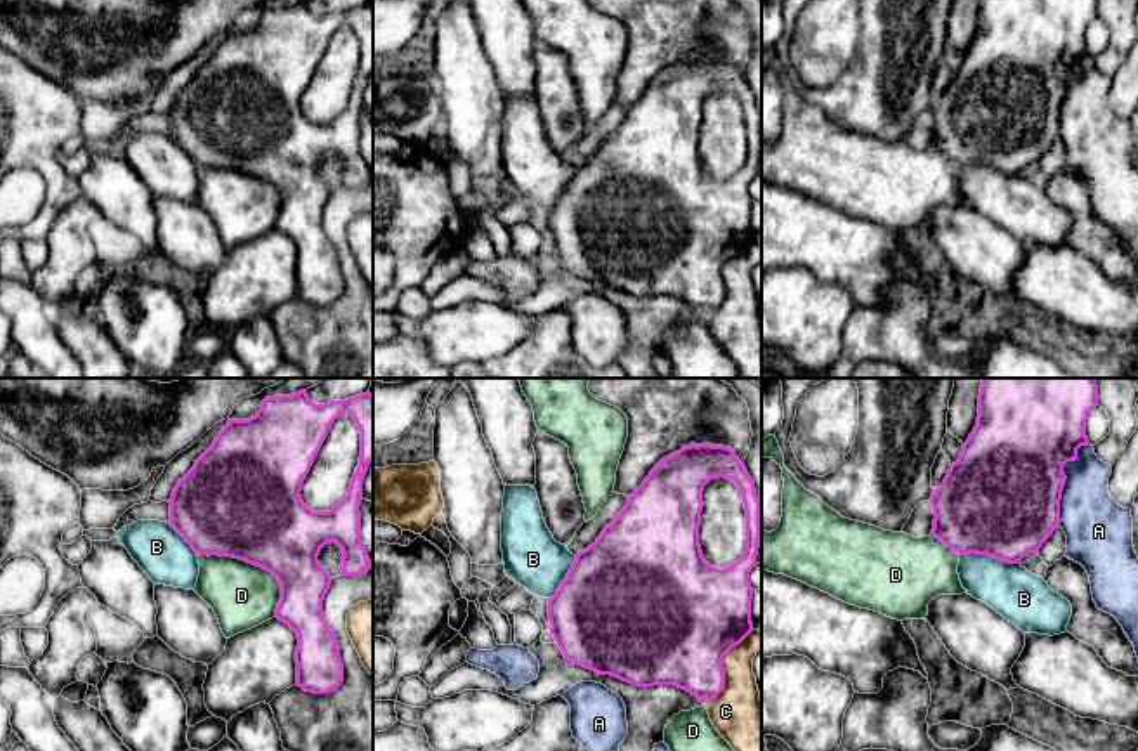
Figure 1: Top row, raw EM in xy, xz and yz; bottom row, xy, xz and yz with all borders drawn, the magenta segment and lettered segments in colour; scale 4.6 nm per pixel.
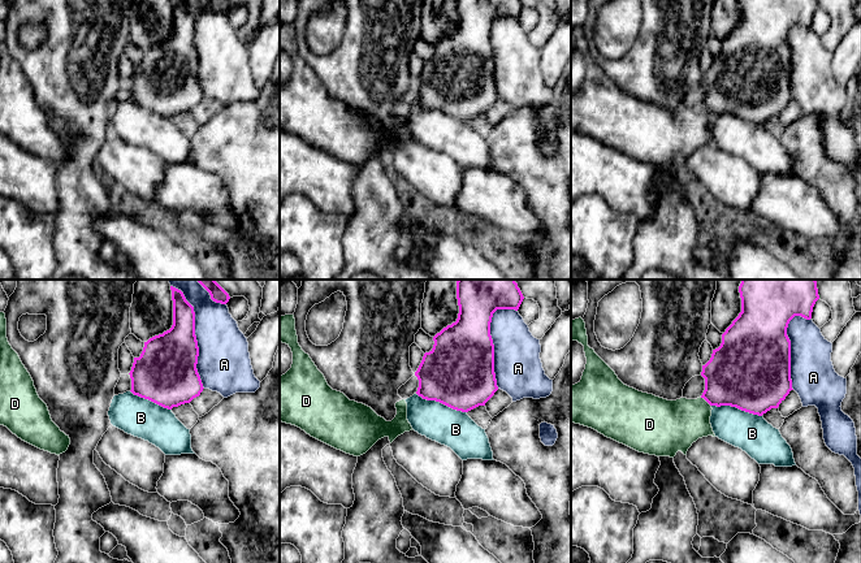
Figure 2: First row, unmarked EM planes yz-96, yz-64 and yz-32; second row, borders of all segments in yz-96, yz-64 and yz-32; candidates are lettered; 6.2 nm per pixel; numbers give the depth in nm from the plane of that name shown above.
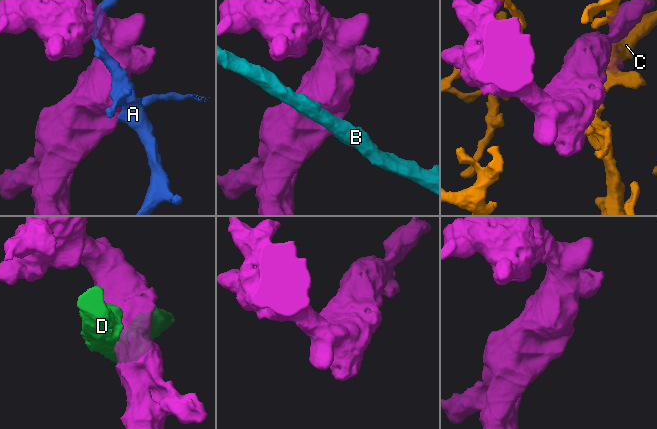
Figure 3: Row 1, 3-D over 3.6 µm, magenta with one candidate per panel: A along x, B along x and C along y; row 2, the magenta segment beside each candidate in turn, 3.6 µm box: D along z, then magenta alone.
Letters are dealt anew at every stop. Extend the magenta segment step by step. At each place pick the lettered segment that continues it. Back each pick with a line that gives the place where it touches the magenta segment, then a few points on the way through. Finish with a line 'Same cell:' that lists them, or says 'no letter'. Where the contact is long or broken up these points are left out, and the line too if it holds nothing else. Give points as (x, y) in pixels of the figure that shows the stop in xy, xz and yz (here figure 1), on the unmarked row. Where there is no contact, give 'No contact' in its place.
B: Touches magenta at yz (989, 167)
Same cell: B

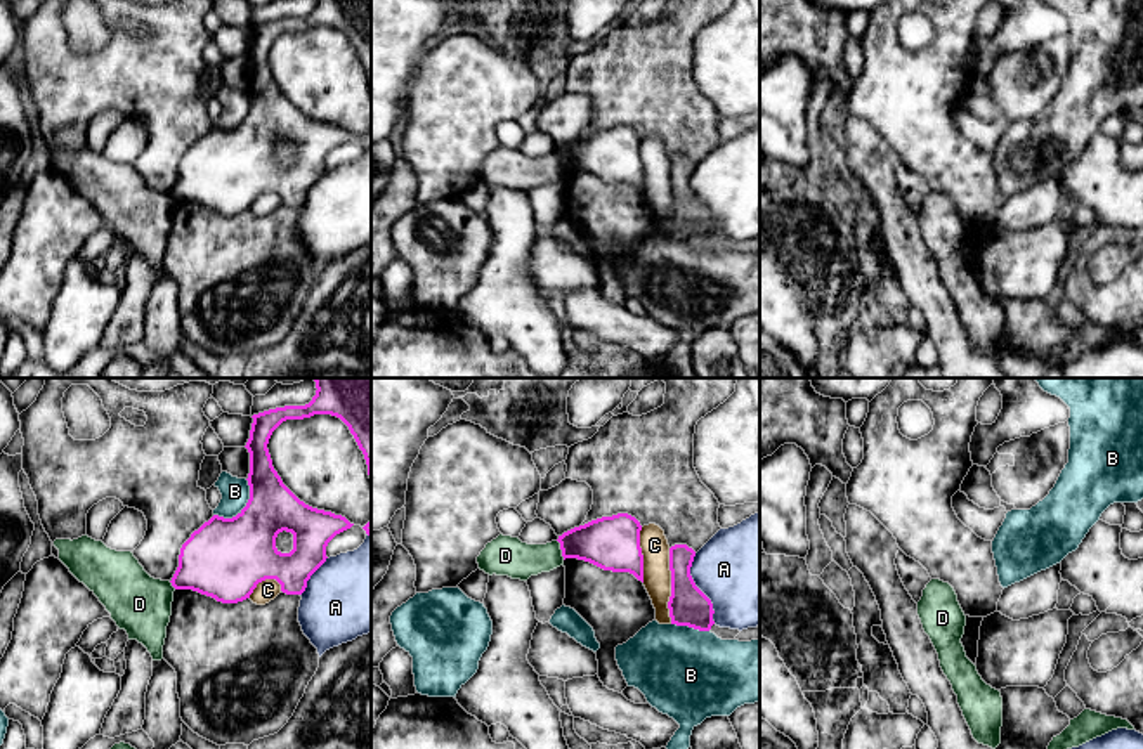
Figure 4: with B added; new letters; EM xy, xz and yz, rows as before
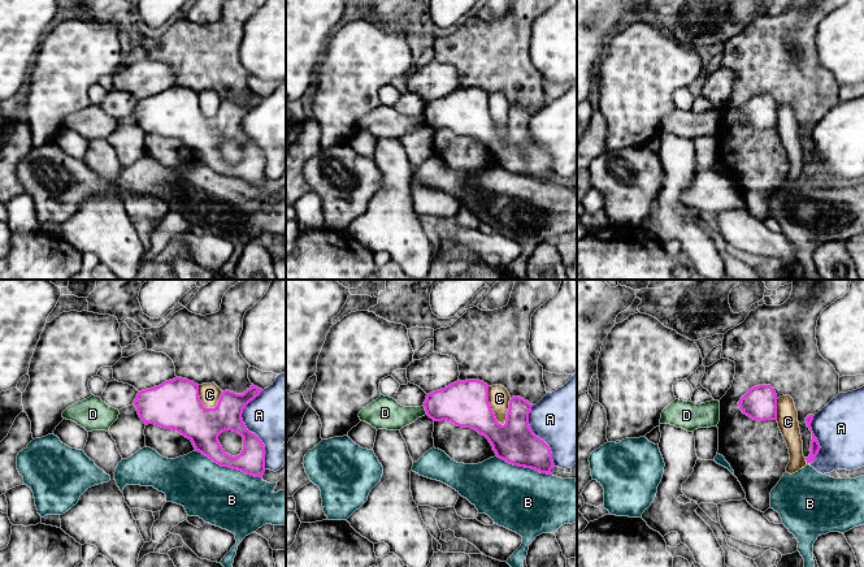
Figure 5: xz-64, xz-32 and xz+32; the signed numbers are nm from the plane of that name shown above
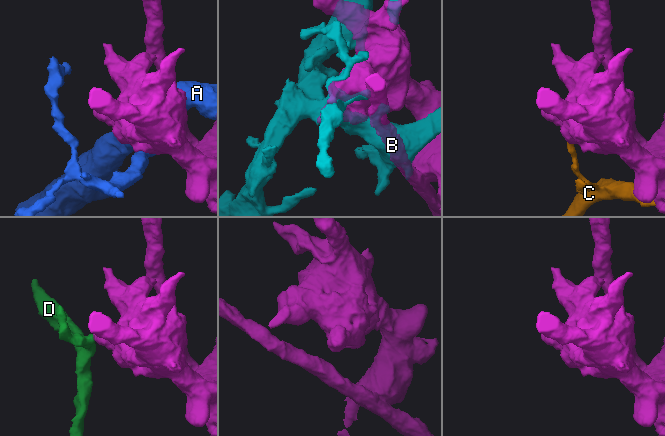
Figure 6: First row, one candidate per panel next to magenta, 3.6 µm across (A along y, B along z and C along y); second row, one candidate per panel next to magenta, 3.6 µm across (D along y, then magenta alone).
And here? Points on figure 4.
Same cell: no letter

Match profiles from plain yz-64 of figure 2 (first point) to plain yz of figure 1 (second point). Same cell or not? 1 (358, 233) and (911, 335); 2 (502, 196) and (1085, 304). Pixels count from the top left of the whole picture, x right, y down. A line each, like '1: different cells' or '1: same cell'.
1: same cell
2: same cell

